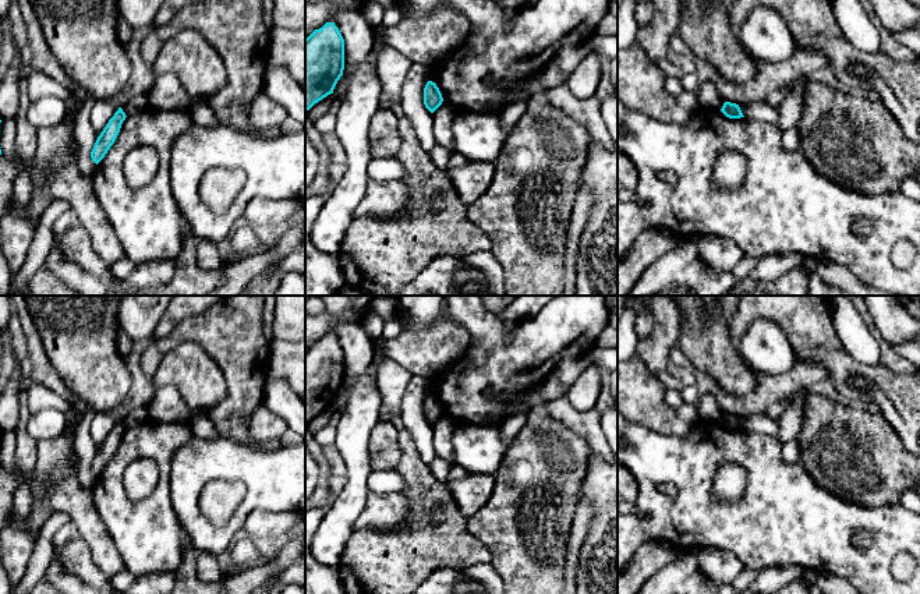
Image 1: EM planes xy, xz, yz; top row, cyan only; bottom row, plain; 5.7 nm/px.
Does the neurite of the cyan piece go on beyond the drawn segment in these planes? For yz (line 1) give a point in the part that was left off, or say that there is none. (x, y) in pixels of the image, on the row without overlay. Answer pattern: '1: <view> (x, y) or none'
1: none

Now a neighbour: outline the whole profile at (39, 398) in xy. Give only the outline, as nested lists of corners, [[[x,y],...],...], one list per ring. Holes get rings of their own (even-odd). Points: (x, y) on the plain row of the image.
[[[31,383],[26,389],[26,393],[28,407],[32,414],[46,409],[54,409],[68,417],[72,411],[72,404],[68,399],[64,399],[45,385]]]

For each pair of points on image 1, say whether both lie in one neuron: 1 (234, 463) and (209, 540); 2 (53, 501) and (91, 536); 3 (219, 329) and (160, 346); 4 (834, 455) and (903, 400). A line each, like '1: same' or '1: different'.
1: same
2: same
3: same
4: different

